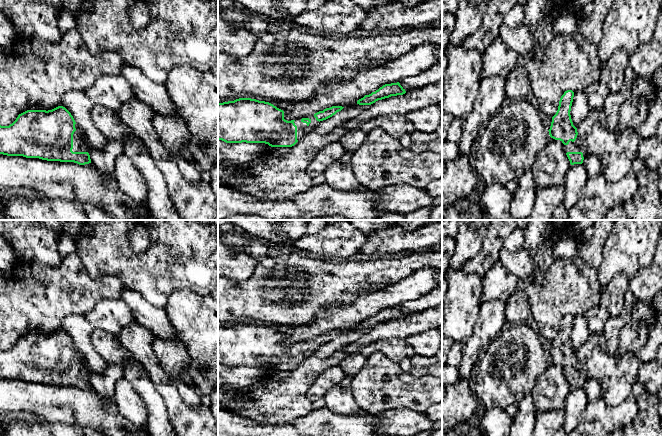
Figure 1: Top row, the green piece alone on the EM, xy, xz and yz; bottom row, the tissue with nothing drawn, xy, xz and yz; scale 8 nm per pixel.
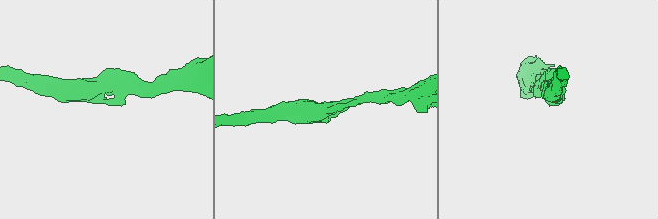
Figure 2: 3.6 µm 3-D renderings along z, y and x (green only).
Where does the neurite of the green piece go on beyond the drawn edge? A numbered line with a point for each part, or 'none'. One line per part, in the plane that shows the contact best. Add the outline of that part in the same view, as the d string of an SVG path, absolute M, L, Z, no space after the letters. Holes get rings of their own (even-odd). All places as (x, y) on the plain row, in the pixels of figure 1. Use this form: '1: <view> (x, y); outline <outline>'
1: xy (79, 369); outline M77 355L73 358L73 376L90 376L89 370L78 359Z

